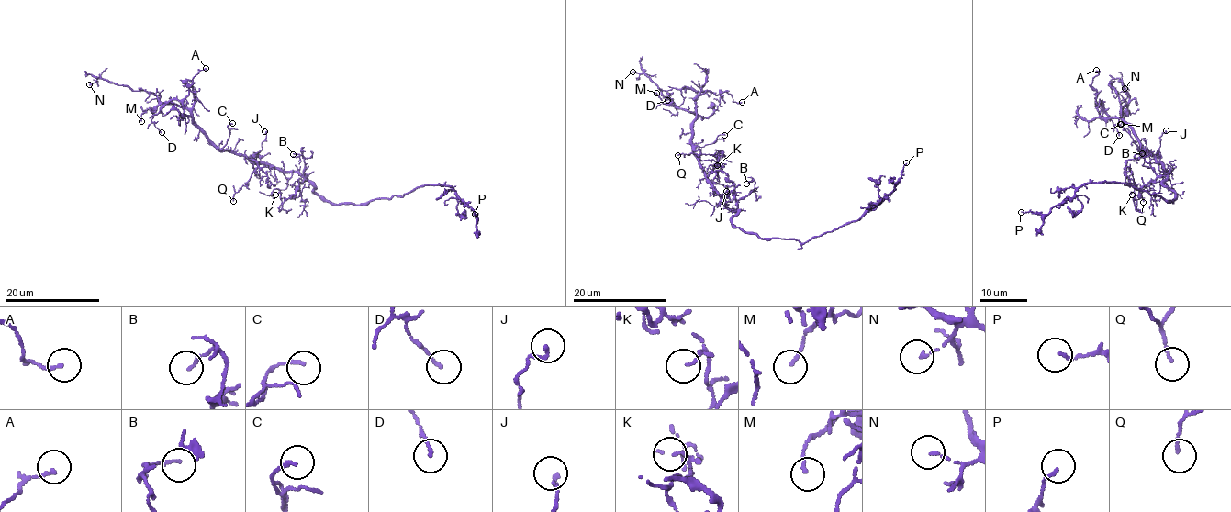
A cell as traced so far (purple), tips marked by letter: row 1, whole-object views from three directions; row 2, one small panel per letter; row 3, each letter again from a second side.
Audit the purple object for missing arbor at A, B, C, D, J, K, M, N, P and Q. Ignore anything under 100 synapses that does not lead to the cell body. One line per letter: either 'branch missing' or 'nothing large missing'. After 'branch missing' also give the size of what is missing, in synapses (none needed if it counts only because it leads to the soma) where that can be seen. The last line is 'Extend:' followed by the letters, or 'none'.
A: nothing large missing
B: nothing large missing
C: nothing large missing
D: nothing large missing
J: nothing large missing
K: nothing large missing
M: nothing large missing
N: nothing large missing
P: nothing large missing
Q: nothing large missing
Extend: none

